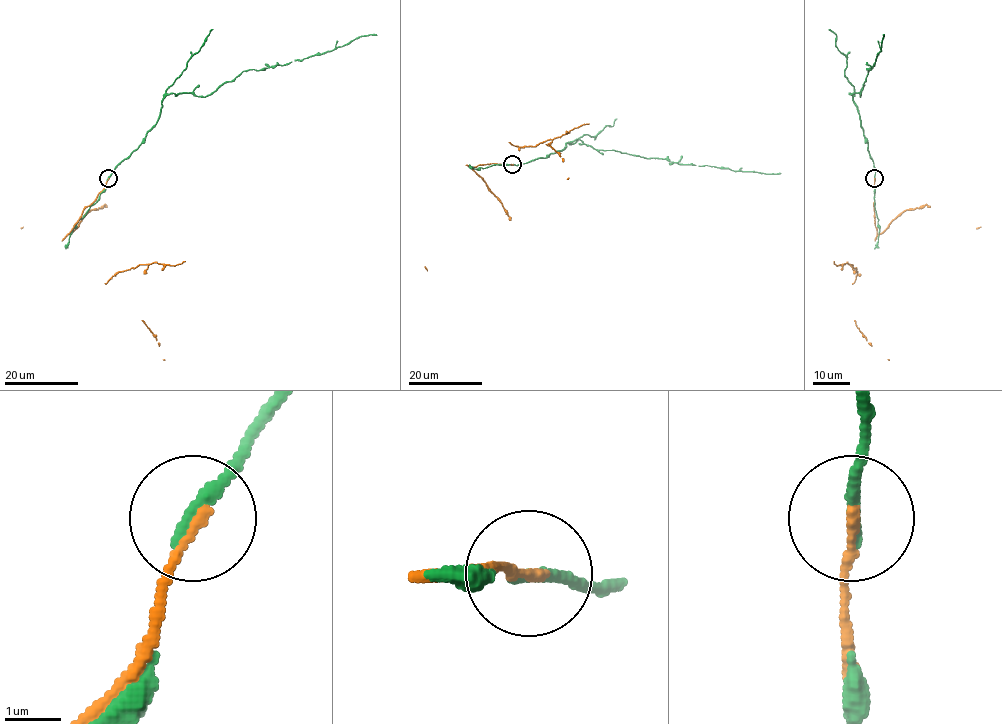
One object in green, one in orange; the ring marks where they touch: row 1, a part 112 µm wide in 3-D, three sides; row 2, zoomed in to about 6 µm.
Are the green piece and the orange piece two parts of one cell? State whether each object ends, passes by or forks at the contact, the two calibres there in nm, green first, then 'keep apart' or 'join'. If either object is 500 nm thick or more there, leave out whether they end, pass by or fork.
green ends there; orange ends there; 280 nm thick on the green side, 190 nm on the other; keep apart

